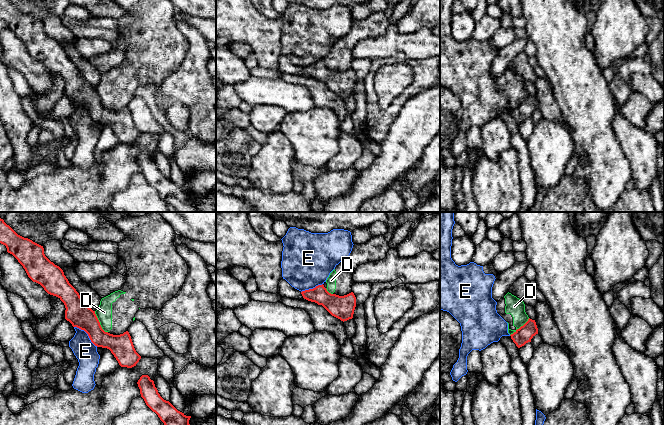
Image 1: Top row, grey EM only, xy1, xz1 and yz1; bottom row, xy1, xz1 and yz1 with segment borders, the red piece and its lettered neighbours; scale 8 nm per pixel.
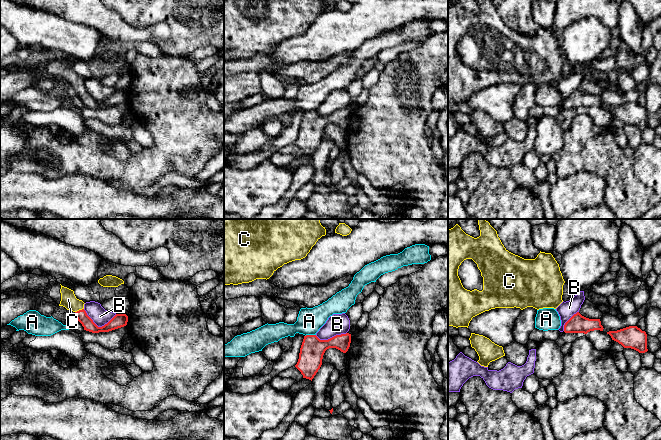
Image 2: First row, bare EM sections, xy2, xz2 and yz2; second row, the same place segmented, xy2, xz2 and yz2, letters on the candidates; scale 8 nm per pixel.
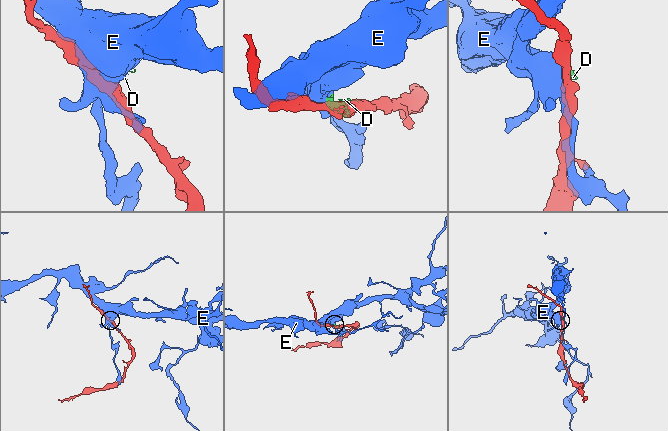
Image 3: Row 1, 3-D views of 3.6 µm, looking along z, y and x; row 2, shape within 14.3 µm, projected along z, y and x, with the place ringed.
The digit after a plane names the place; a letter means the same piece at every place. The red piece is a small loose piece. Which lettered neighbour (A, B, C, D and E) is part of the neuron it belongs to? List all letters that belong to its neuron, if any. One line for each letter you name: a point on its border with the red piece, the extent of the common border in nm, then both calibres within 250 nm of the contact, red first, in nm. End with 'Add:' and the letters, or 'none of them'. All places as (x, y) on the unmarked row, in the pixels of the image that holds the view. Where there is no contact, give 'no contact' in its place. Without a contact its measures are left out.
C: contact xy2 (79, 86); length 80 nm; calibres 90 and 130 nm
Add: C

